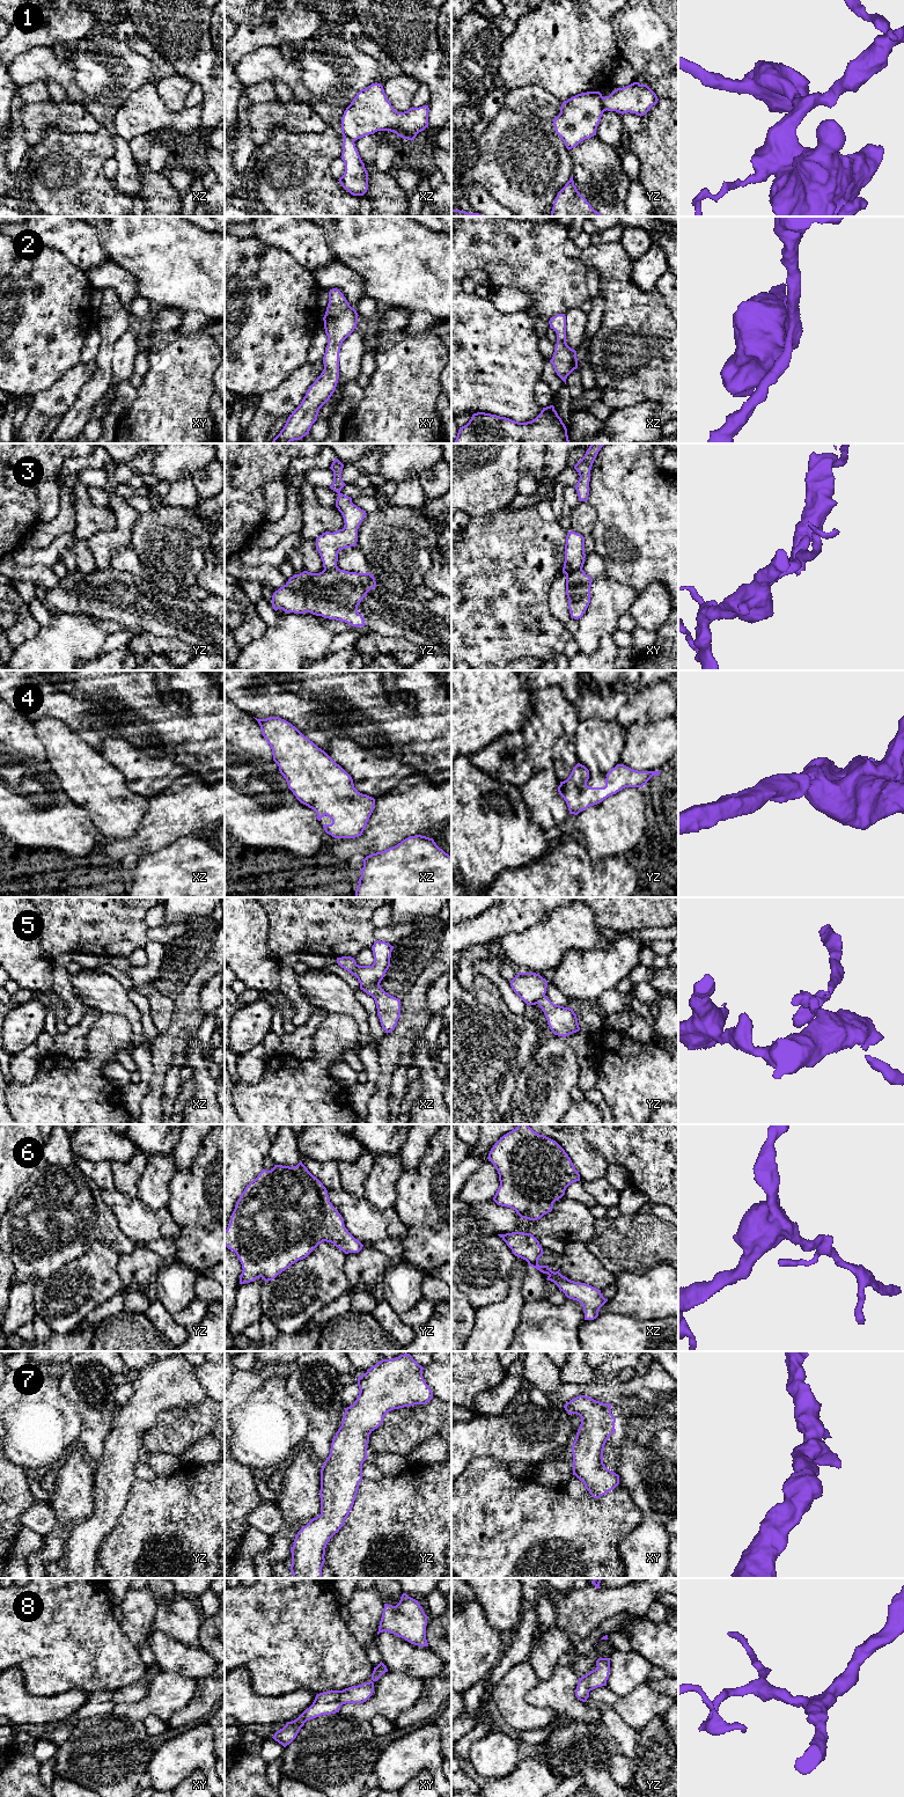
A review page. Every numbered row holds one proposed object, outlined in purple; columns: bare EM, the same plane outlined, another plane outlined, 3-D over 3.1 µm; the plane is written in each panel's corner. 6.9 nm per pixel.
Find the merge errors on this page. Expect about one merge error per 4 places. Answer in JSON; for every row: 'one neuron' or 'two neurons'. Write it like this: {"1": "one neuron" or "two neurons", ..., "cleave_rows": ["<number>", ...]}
{"1": "two neurons", "2": "one neuron", "3": "two neurons", "4": "one neuron", "5": "two neurons", "6": "one neuron", "7": "one neuron", "8": "one neuron", "cleave_rows": ["1", "3", "5"]}

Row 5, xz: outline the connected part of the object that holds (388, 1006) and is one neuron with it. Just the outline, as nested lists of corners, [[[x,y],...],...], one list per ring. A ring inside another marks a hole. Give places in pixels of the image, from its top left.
[[[381,985],[360,988],[375,1000],[377,1015],[385,1033],[391,1033],[400,1015],[400,999],[385,992]]]

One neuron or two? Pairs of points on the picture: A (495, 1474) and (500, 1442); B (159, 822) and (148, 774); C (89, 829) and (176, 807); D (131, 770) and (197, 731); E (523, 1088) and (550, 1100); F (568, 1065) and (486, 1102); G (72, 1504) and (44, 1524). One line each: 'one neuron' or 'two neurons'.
A: two neurons
B: two neurons
C: two neurons
D: two neurons
E: one neuron
F: two neurons
G: two neurons

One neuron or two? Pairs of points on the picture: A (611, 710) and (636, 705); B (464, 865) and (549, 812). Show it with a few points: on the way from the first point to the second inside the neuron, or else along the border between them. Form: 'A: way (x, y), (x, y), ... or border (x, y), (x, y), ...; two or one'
A: border (633, 689), (615, 719); two
B: border (521, 797), (529, 808), (530, 818), (553, 835); two

